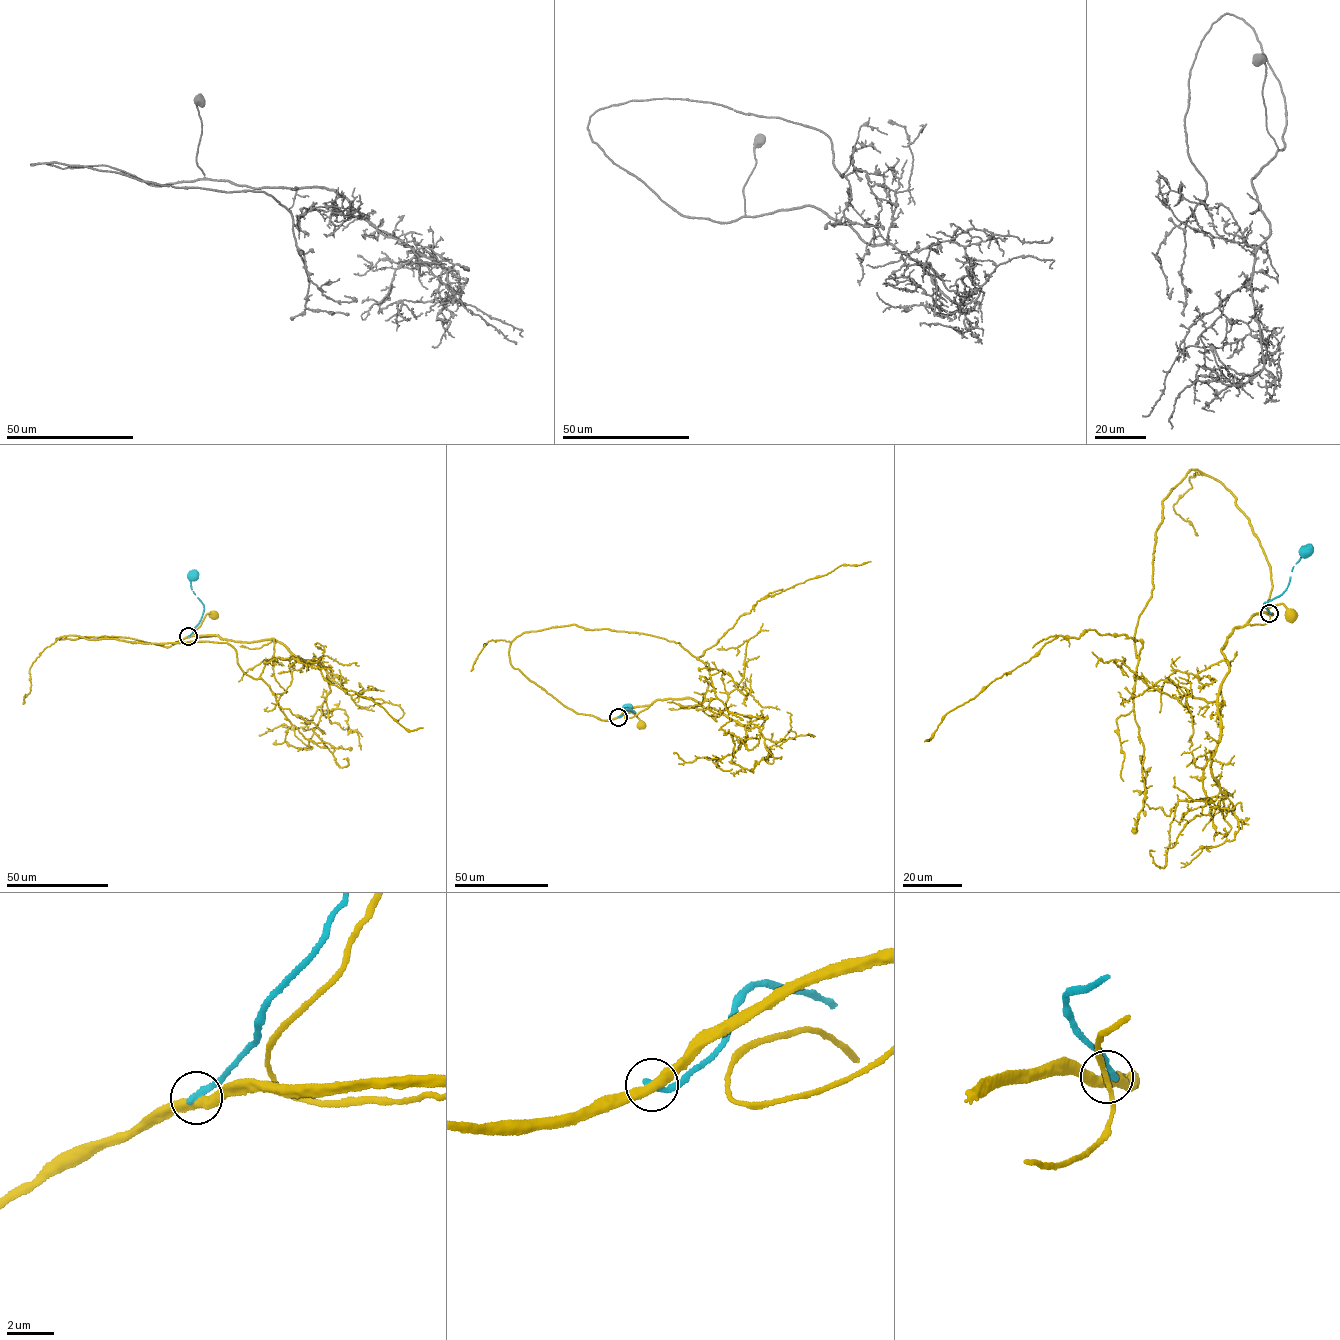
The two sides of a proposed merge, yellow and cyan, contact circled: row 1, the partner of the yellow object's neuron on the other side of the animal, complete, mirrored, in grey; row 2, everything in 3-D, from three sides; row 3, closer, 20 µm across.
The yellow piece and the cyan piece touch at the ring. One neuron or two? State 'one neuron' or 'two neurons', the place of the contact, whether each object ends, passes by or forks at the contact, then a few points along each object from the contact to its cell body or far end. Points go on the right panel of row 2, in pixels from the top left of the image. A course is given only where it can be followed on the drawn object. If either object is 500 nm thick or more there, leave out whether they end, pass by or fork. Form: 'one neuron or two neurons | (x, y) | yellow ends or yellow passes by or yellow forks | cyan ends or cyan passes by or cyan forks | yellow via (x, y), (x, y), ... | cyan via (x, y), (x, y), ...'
two neurons | (1269, 613) | yellow passes by | cyan ends | yellow via (1269, 613), (1256, 613), (1247, 624), (1268, 622), (1268, 607), (1281, 604), (1290, 616) | cyan via (1269, 613), (1264, 602), (1284, 591), (1292, 568), (1301, 553), (1306, 551)

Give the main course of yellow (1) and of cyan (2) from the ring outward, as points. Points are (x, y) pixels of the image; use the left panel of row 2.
1: (188, 636), (218, 635), (194, 634), (206, 615), (213, 616)
2: (188, 636), (201, 619), (204, 606), (191, 588), (194, 575)

